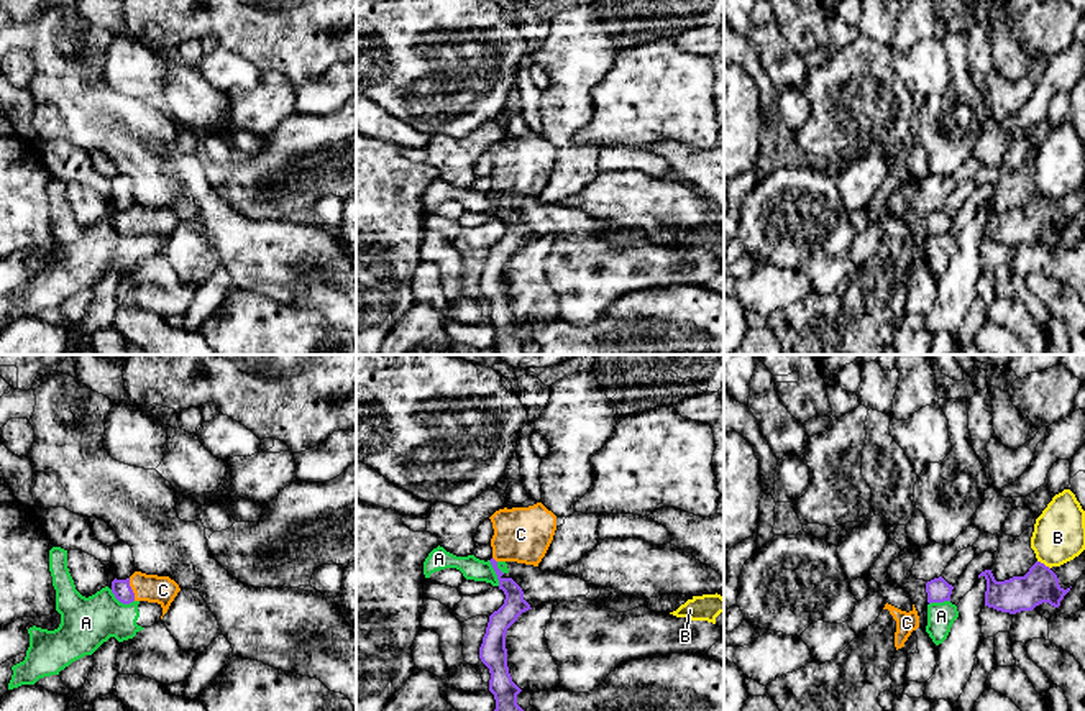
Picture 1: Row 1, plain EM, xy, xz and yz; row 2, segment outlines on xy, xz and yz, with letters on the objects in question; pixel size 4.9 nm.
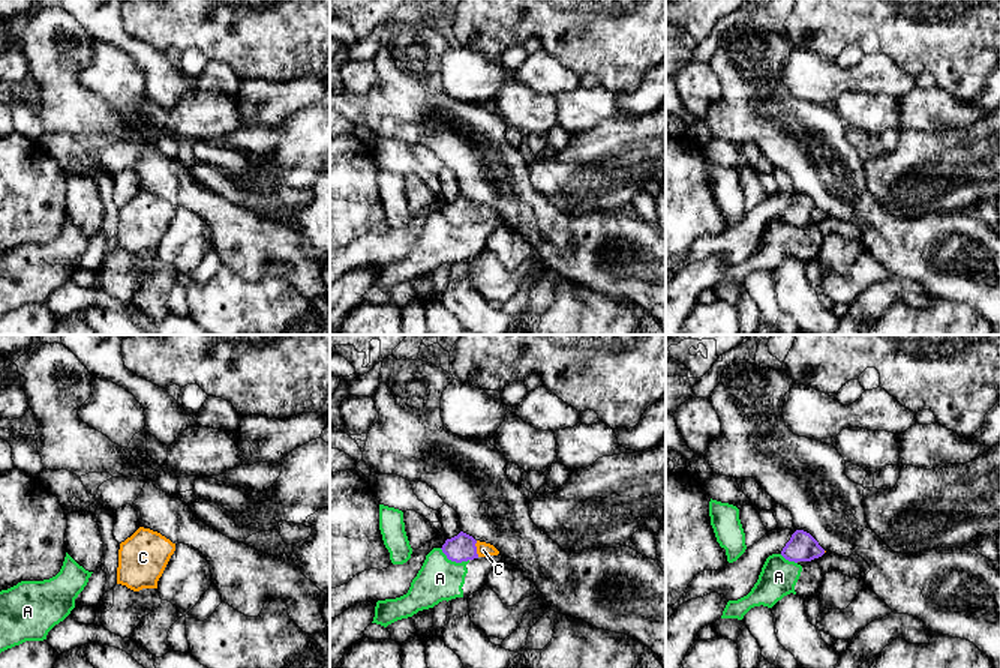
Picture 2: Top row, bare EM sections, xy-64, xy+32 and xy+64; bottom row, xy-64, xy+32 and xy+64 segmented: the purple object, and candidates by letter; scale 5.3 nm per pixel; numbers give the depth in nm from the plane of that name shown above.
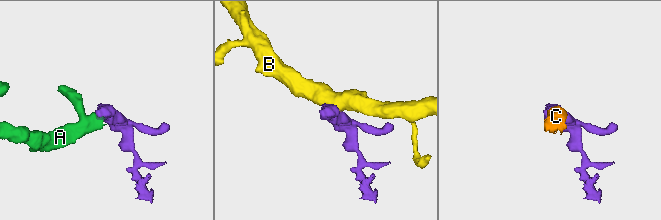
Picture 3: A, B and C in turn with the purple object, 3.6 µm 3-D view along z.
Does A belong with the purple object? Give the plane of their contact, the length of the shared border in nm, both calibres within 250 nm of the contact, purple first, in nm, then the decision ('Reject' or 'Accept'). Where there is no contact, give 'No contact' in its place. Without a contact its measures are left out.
Touches purple in xz. Shared border 140 nm. Thickness 110 nm (purple) against 110 nm. Reject

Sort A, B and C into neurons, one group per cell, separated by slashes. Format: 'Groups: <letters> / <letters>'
Groups: A / B / C

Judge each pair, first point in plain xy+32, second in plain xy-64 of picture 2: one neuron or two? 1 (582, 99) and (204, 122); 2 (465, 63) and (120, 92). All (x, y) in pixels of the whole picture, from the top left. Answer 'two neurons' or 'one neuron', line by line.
1: one neuron
2: one neuron

